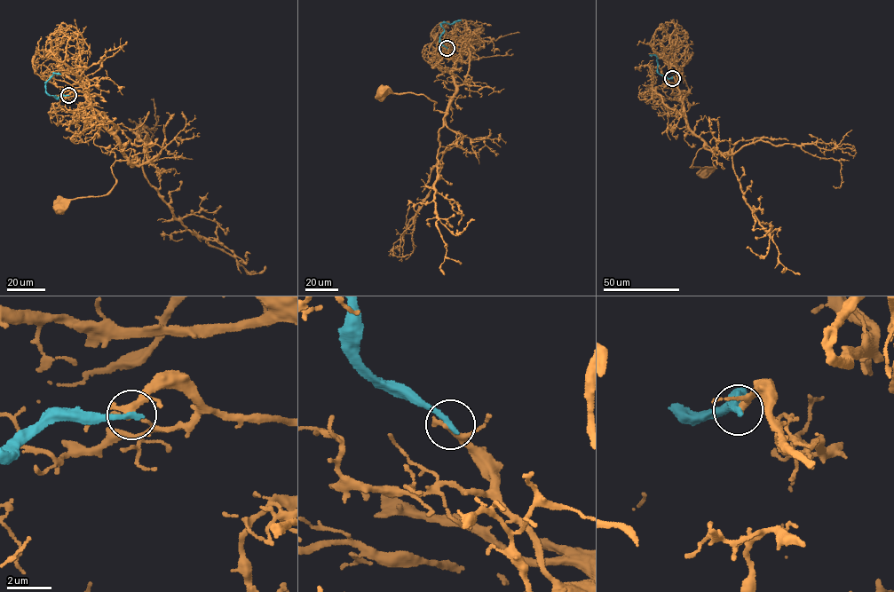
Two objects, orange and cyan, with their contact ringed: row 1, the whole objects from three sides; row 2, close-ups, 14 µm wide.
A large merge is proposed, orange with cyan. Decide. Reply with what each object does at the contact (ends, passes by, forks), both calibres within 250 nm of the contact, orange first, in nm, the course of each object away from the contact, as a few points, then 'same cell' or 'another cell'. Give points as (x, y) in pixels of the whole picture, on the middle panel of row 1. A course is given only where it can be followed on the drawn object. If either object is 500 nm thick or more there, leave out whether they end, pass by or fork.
orange passes by; cyan ends; calibres 280 and 280 nm; course orange (446, 48), (454, 59), (451, 70), (455, 85), (447, 113), (434, 110), (436, 102), (422, 94), (383, 90); course cyan (446, 48), (440, 43), (439, 36), (444, 31), (440, 24), (461, 20); another cell

